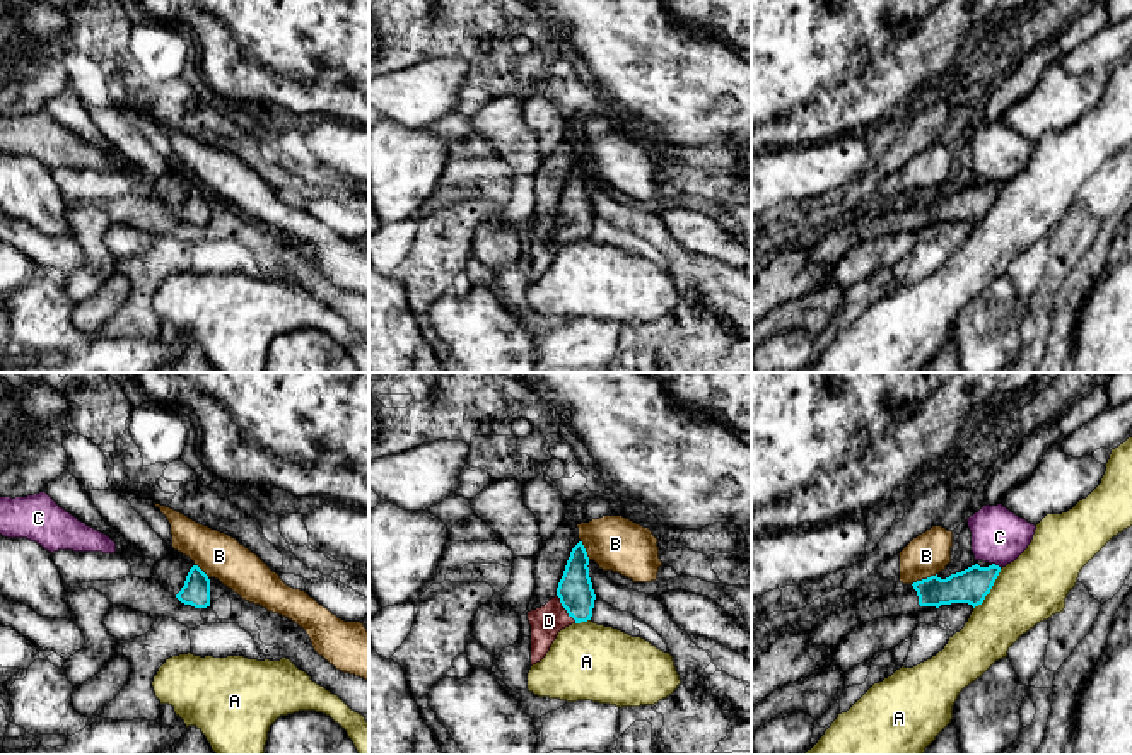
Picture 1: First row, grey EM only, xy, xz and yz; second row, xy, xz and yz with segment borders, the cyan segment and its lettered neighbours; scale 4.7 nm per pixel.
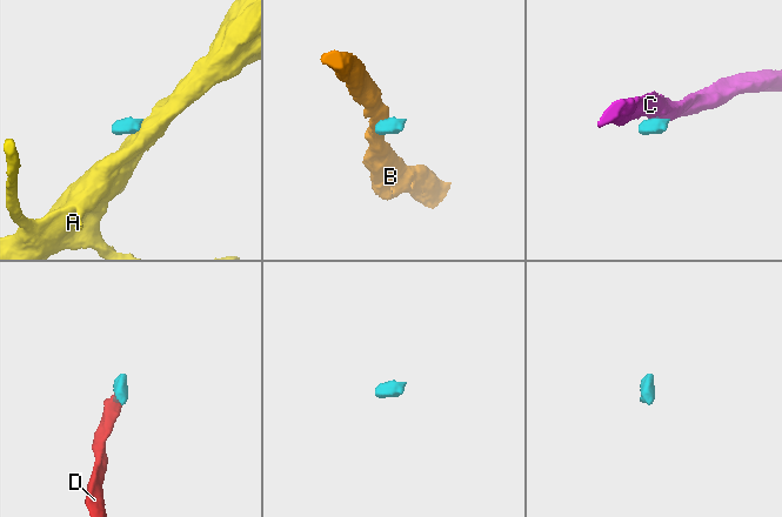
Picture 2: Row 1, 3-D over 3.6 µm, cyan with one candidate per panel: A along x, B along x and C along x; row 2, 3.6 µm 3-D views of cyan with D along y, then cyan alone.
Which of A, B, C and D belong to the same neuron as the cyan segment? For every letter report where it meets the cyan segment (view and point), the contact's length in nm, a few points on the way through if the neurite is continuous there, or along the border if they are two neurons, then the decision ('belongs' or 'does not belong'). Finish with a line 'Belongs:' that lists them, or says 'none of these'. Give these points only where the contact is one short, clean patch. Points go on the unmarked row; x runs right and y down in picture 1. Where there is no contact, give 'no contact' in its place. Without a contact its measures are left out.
A: contact yz (991, 205); length 240 nm; border yz (1001, 187), (991, 209), (974, 226); does not belong
B: contact yz (924, 197); length 130 nm; border yz (936, 190), (912, 202); does not belong
C: contact yz (994, 181); length 50 nm; border yz (992, 180), (999, 185); does not belong
D: contact xz (564, 224); length 160 nm; way xz (576, 210), (564, 224), (548, 238); belongs
Belongs: D

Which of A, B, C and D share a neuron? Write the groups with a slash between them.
A / B / C / D

